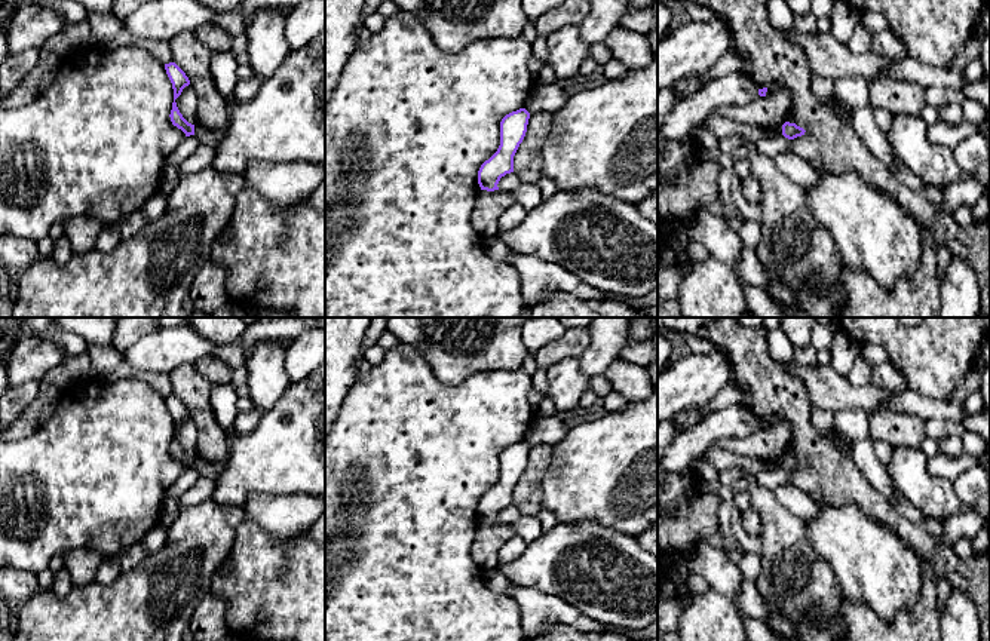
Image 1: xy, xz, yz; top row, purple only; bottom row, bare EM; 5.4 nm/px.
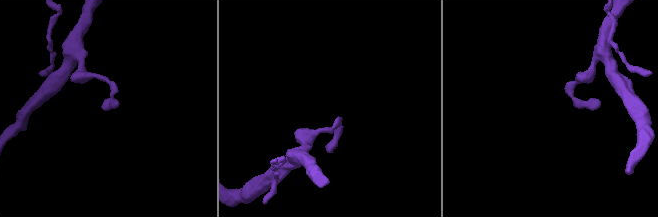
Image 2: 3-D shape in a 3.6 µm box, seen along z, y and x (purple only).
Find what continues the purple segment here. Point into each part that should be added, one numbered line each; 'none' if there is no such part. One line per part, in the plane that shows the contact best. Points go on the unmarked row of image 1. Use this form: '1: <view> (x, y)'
none

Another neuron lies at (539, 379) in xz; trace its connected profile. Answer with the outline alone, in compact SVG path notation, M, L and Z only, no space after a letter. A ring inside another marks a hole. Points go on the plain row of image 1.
M537 368L534 374L531 375L533 381L533 396L534 399L545 396L548 392L548 377L546 377L546 369Z

